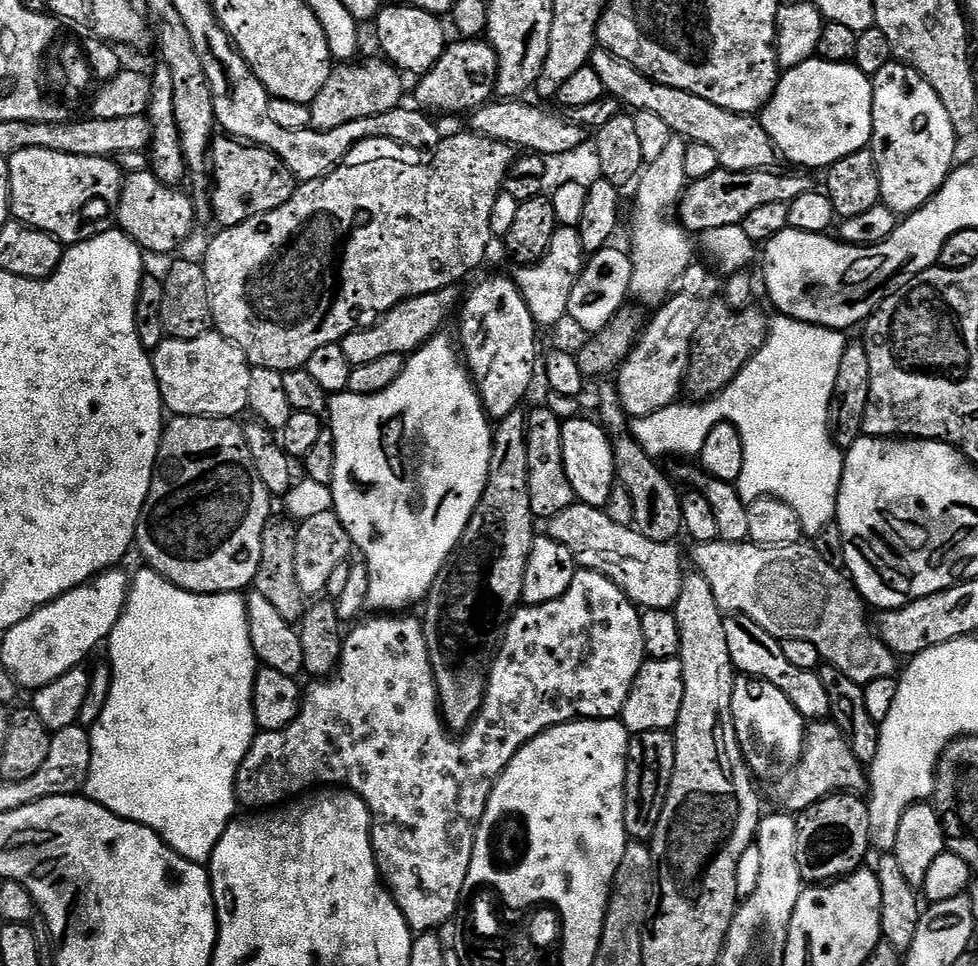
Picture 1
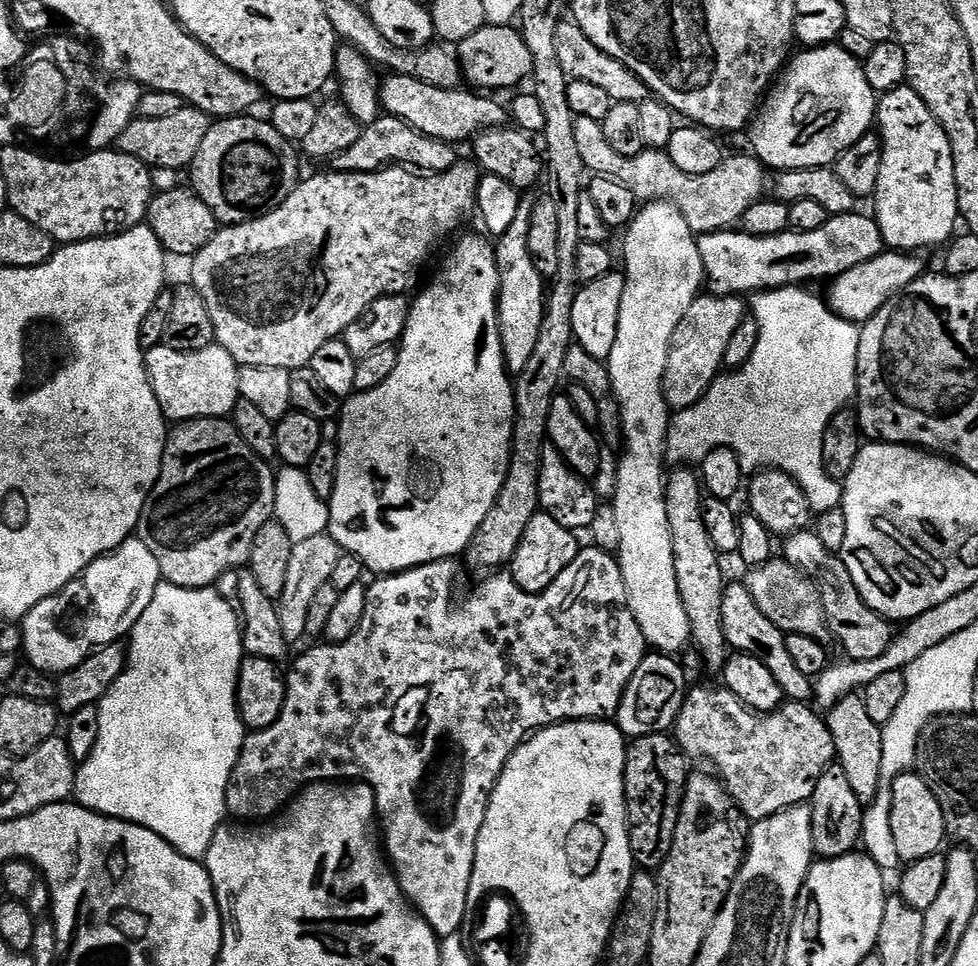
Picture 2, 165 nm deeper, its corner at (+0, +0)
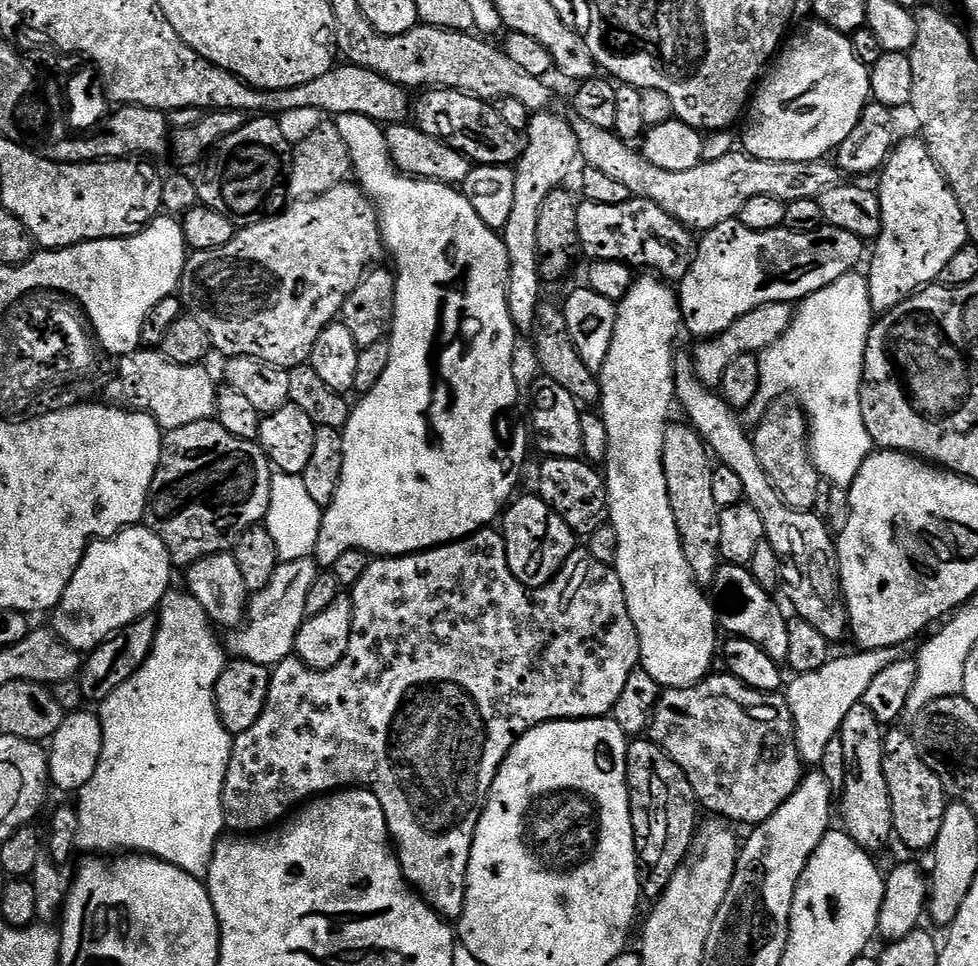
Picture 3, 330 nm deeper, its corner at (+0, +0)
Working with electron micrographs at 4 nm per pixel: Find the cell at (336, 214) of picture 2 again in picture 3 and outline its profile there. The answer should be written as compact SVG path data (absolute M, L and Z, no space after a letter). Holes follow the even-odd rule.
M345 182L334 186L334 190L326 190L326 194L321 196L289 203L284 211L279 212L277 216L272 216L269 220L241 227L236 236L230 238L226 246L218 246L218 250L192 252L184 264L184 273L178 277L178 295L187 315L198 318L198 322L202 322L206 334L210 334L213 349L217 353L221 352L224 358L249 356L265 360L279 368L290 369L305 363L311 357L314 342L318 342L318 334L322 334L322 330L326 330L326 326L333 323L343 313L346 298L354 294L354 290L364 281L369 269L377 262L383 261L380 259L385 259L385 256L384 235L380 233L380 218L376 205L369 200L363 188L355 183Z

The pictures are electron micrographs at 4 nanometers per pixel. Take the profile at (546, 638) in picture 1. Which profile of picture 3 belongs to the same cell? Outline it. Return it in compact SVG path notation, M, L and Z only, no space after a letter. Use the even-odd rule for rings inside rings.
M491 527L482 528L471 536L454 540L450 544L441 544L438 548L406 556L373 559L366 574L362 574L362 578L358 578L358 582L350 590L354 606L354 630L350 634L350 646L342 662L325 672L313 672L302 661L289 658L271 669L272 681L262 718L258 718L258 722L254 722L250 730L232 741L222 802L224 823L233 833L256 834L261 830L271 829L289 815L288 808L295 804L303 805L309 798L347 790L353 786L366 788L376 795L386 814L388 834L394 841L396 855L400 857L404 879L445 921L459 921L464 912L468 863L476 827L484 812L494 778L510 749L539 724L548 724L552 720L607 717L618 698L622 698L626 678L630 678L640 662L638 630L630 618L622 582L613 565L598 562L598 558L594 558L594 554L586 550L577 550L570 554L570 558L564 563L564 569L550 583L540 588L527 588L522 582L518 582L518 578L514 578L510 570L503 535L499 531L492 531Z

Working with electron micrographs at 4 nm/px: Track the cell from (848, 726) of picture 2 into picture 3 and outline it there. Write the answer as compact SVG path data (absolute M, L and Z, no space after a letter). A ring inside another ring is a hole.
M861 702L846 714L838 737L846 750L846 782L838 796L838 820L844 823L841 825L848 837L869 854L876 854L894 836L890 786L886 786L886 774L882 770L885 731L885 725L880 724Z

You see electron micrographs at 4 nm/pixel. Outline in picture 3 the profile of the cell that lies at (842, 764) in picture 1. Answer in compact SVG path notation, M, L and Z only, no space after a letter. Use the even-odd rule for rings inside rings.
M709 674L689 688L661 691L646 736L684 771L703 811L717 812L717 817L733 825L755 826L775 814L805 778L806 765L796 745L794 718L783 695L747 688L731 674L716 675Z

